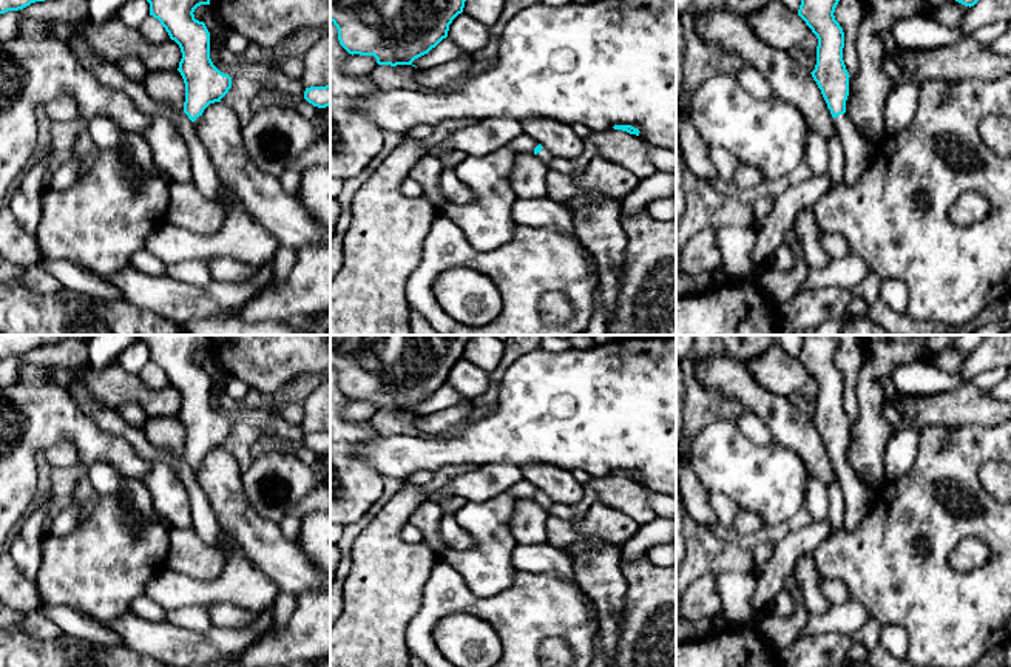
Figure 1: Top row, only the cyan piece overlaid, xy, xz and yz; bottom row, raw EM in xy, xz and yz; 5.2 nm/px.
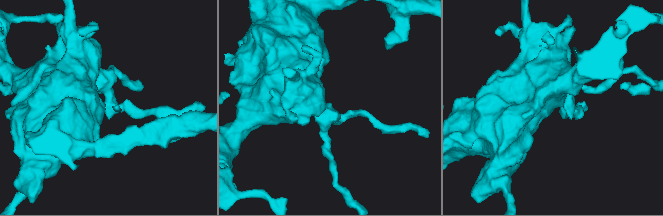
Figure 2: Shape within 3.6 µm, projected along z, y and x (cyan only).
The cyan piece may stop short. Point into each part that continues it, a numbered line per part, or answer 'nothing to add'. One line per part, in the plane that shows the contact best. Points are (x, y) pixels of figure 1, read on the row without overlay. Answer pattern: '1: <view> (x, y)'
1: yz (858, 499)

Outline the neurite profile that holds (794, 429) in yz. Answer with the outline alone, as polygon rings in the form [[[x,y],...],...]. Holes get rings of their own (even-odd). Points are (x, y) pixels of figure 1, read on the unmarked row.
[[[707,357],[696,366],[696,380],[721,397],[736,398],[769,428],[770,437],[795,451],[810,477],[826,486],[838,482],[835,466],[812,420],[789,398],[767,392],[756,383],[747,364],[730,357]]]

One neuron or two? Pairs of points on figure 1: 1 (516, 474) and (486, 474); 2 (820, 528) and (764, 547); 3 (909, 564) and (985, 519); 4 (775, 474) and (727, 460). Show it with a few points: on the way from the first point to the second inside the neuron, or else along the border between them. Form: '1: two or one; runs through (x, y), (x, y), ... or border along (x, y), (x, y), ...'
1: one; runs through (508, 474), (494, 474)
2: two; border along (774, 545), (772, 555), (761, 565), (755, 567)
3: one; runs through (926, 544), (950, 521), (965, 521)
4: one; runs through (763, 476), (754, 476), (740, 468)

